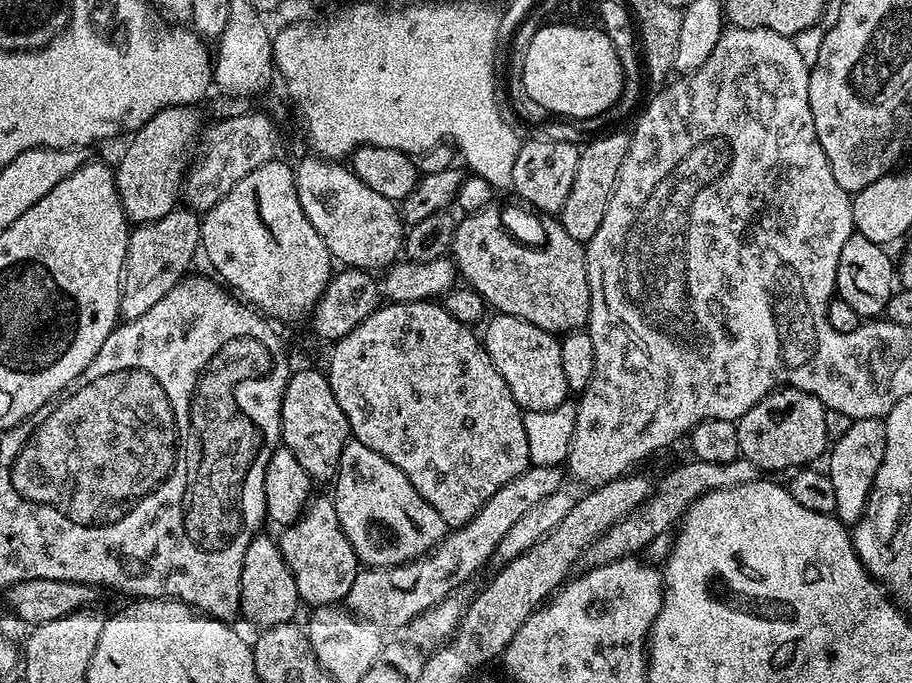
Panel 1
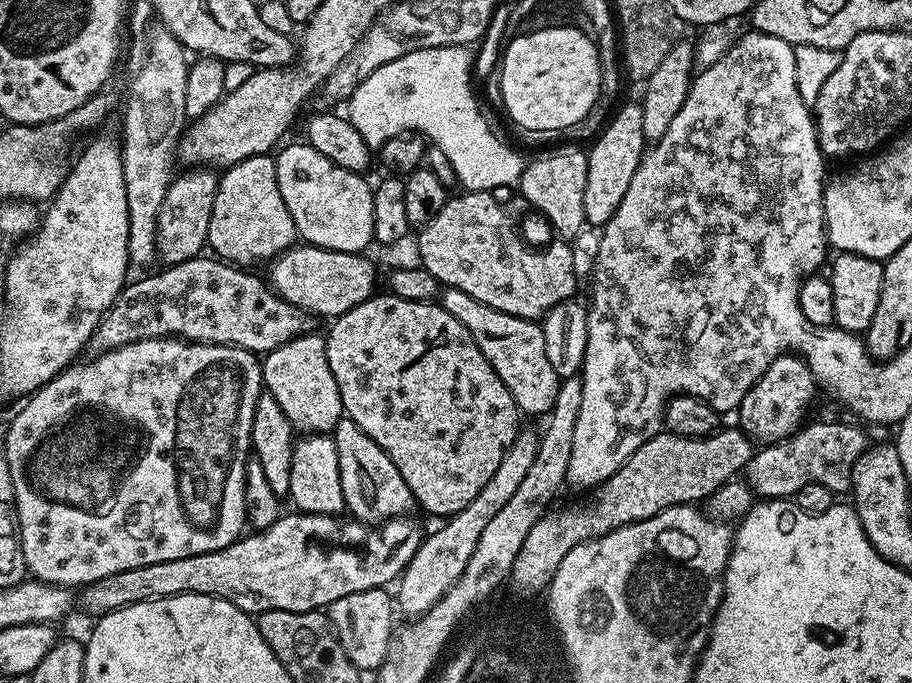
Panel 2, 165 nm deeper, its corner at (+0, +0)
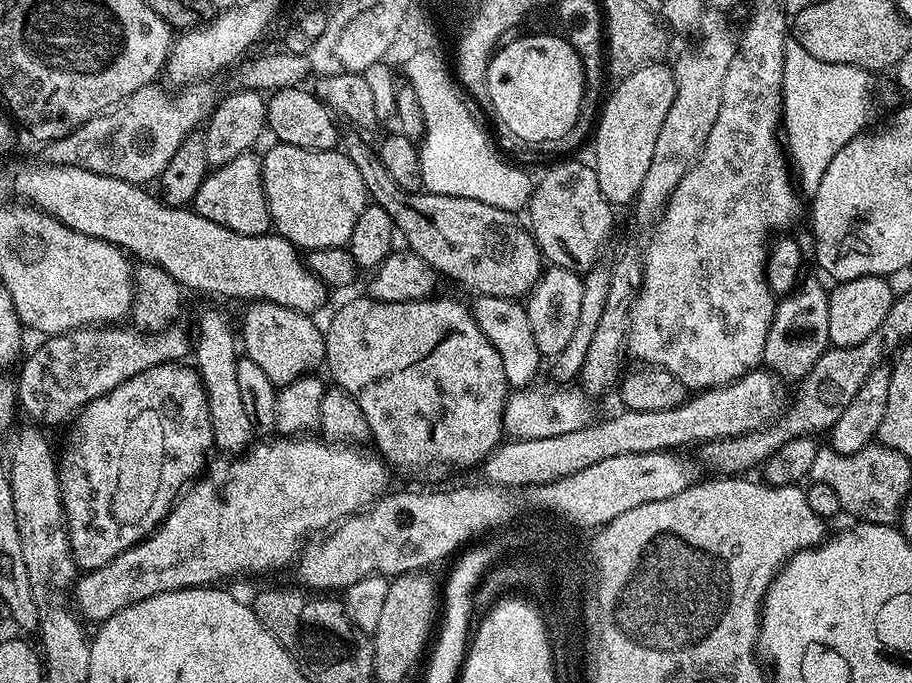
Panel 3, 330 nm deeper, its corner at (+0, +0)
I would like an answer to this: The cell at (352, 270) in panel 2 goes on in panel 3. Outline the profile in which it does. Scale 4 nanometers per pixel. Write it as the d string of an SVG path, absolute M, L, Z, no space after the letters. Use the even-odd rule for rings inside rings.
M41 165L24 170L13 178L12 188L21 196L19 197L21 201L70 226L70 230L90 234L90 238L98 238L107 244L113 244L129 257L137 256L135 258L137 261L166 270L170 278L180 283L181 289L193 288L196 292L205 292L208 296L225 296L228 300L274 302L278 306L286 306L290 310L309 314L316 314L324 304L326 286L310 271L305 257L301 255L296 245L291 244L284 236L238 234L226 226L218 226L218 222L210 222L210 218L202 218L191 207L170 207L153 193L152 197L141 185L109 176L99 176L81 168Z

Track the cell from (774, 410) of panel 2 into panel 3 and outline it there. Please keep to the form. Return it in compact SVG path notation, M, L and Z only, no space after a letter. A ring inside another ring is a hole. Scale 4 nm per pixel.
M807 280L777 303L770 334L766 334L763 363L788 382L803 380L814 366L814 362L818 362L820 355L830 347L829 289L823 288L816 280Z

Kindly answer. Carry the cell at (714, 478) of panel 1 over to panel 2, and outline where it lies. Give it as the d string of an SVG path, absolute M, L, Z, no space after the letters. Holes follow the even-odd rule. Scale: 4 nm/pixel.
M824 420L821 424L808 422L801 427L800 431L786 440L768 442L757 447L746 469L746 483L751 486L757 497L769 500L795 497L796 492L802 490L802 486L810 486L811 484L826 486L833 494L847 493L852 486L854 466L869 444L870 440L864 437L863 430L855 428L852 424L835 424L832 420Z

